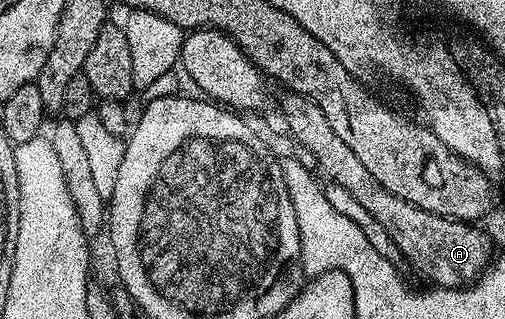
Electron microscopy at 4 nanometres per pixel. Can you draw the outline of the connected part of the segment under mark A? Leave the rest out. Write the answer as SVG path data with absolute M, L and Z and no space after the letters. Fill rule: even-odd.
M364 165L323 166L319 172L330 183L346 188L383 225L404 261L413 264L416 273L425 275L430 283L440 288L460 289L478 279L487 258L487 242L476 225L416 208L383 188Z

